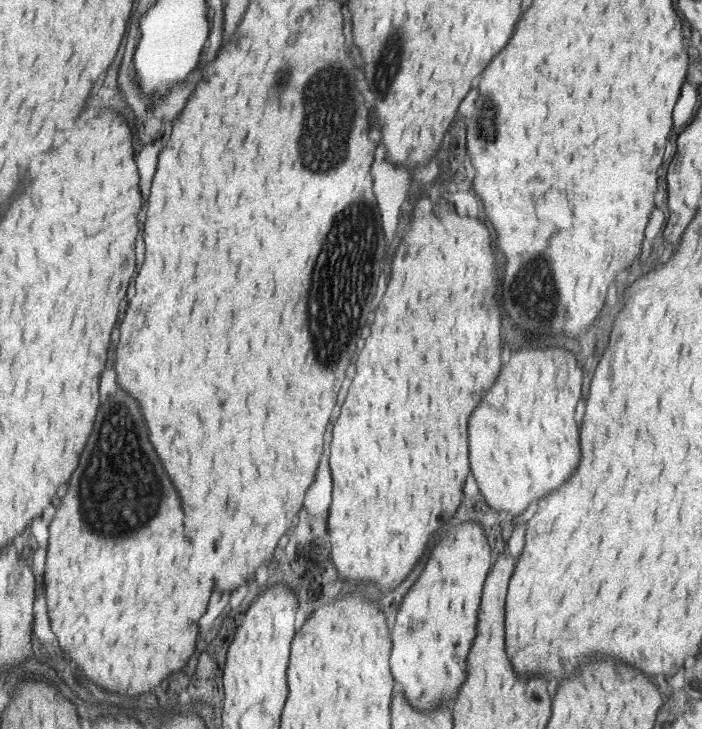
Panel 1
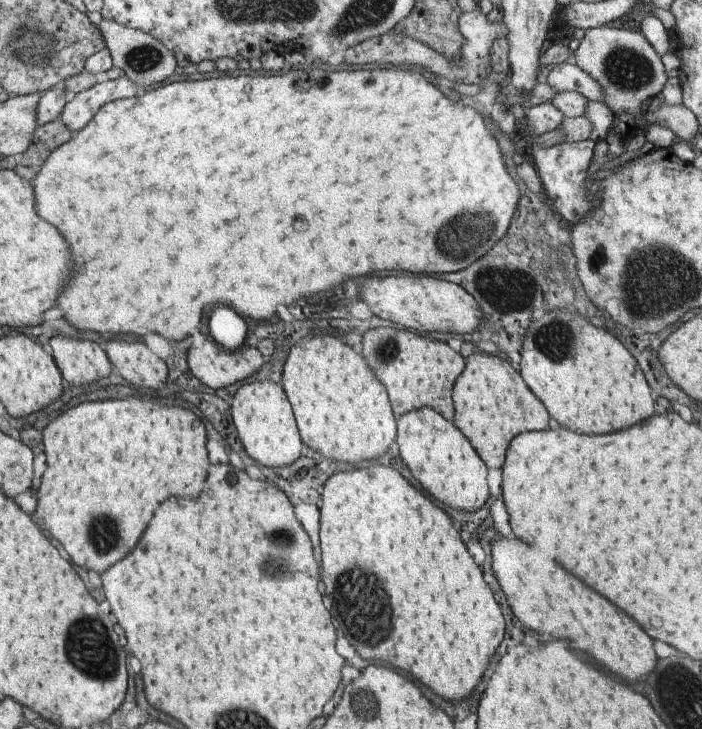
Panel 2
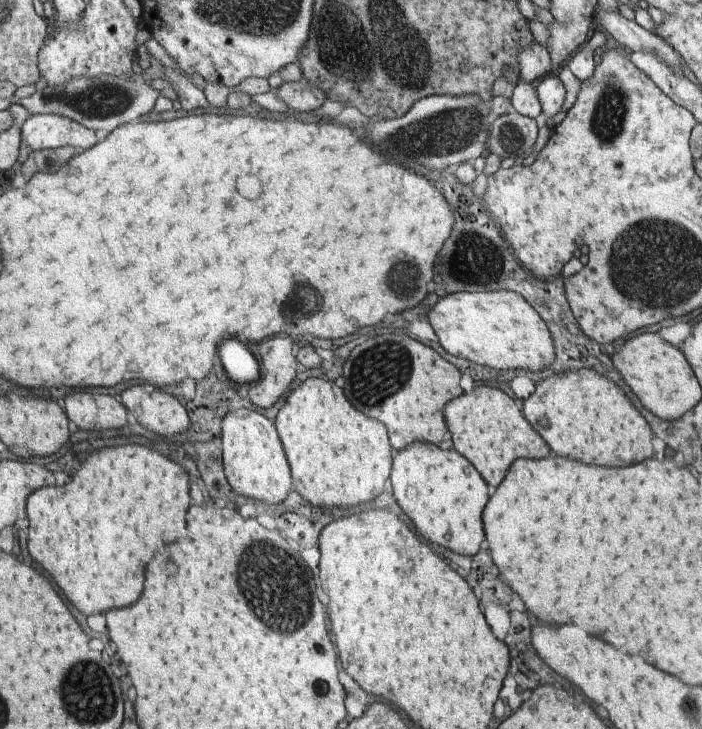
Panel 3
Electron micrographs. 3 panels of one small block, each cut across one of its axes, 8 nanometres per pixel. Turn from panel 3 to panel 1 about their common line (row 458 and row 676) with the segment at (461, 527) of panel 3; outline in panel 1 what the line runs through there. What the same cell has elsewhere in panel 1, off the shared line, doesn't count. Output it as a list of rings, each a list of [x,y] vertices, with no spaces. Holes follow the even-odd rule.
[[[465,520],[456,526],[446,527],[445,533],[442,534],[442,539],[432,550],[429,551],[428,561],[426,567],[422,571],[420,577],[416,580],[416,583],[410,587],[408,593],[402,599],[402,604],[398,610],[396,616],[396,624],[392,630],[392,658],[391,658],[391,669],[392,674],[395,675],[396,682],[400,684],[398,687],[402,694],[406,695],[411,706],[414,706],[418,710],[433,710],[436,709],[441,700],[446,700],[452,704],[456,695],[459,694],[460,689],[467,681],[467,657],[471,653],[472,646],[476,639],[476,623],[478,623],[478,612],[480,610],[480,603],[482,602],[483,586],[491,572],[492,556],[490,556],[490,546],[488,546],[488,539],[486,531],[483,526],[480,526],[478,522],[472,522],[471,520]]]

